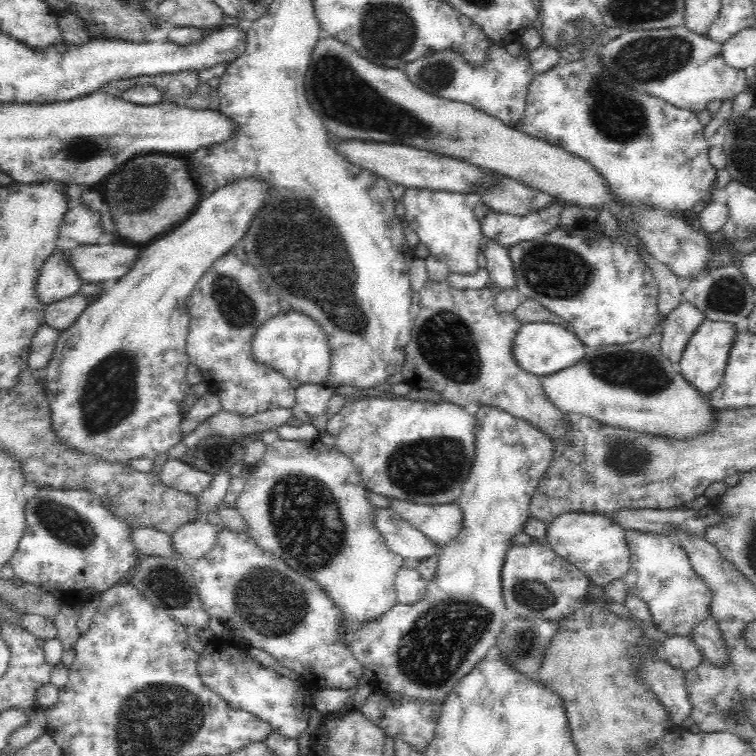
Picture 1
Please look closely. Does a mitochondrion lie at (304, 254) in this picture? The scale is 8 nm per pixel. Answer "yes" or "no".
yes

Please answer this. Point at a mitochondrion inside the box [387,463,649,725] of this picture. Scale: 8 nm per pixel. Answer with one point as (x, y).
(440, 641)

